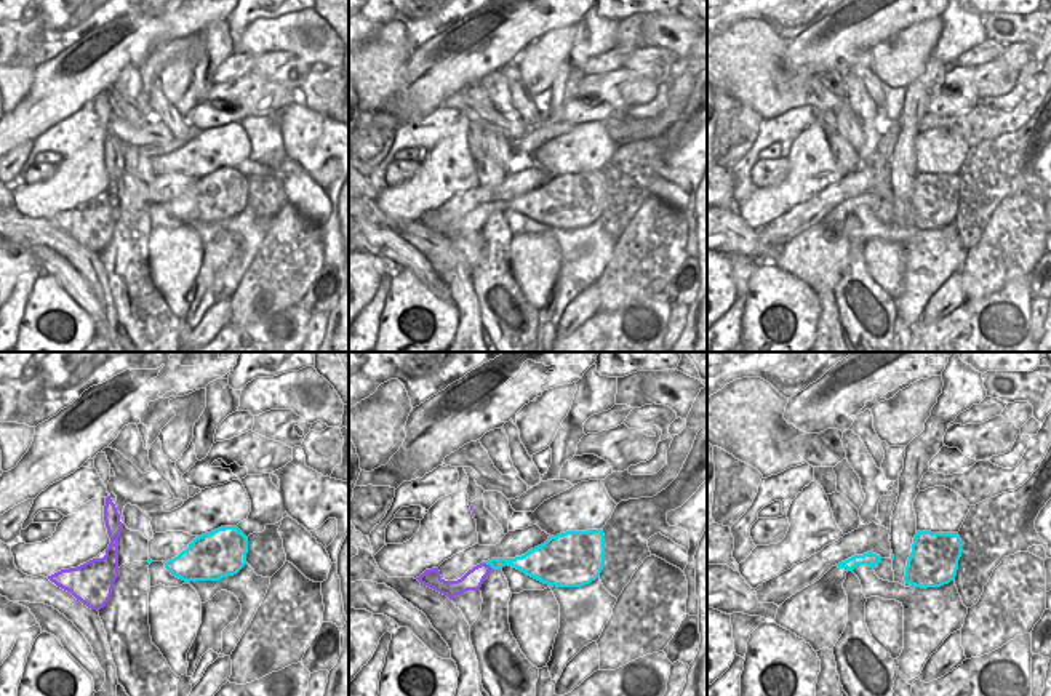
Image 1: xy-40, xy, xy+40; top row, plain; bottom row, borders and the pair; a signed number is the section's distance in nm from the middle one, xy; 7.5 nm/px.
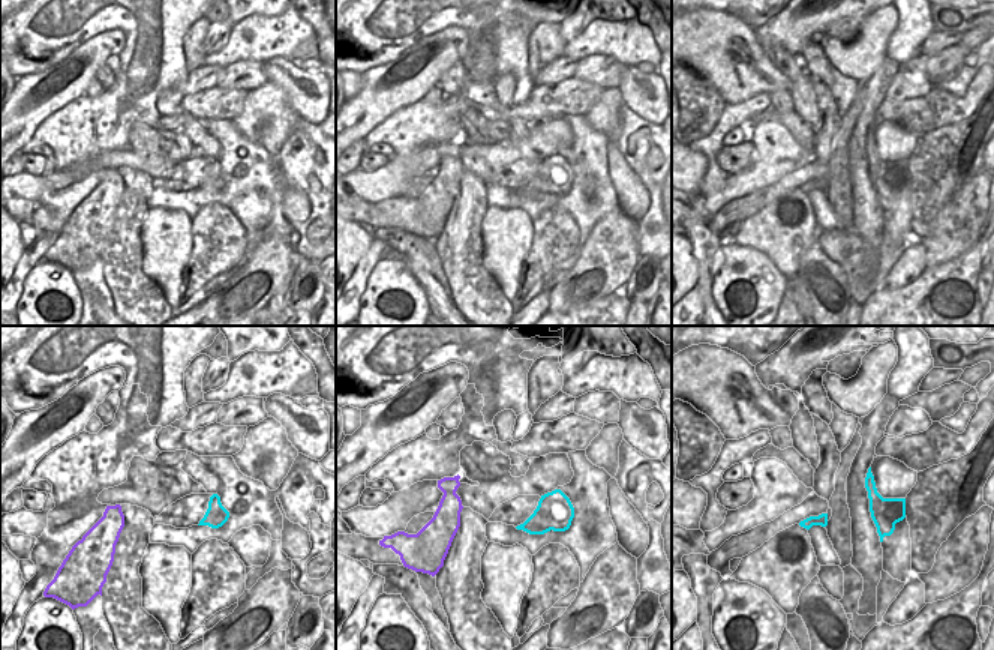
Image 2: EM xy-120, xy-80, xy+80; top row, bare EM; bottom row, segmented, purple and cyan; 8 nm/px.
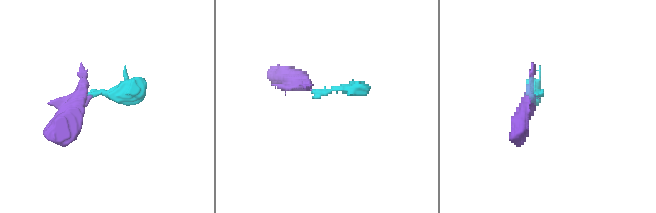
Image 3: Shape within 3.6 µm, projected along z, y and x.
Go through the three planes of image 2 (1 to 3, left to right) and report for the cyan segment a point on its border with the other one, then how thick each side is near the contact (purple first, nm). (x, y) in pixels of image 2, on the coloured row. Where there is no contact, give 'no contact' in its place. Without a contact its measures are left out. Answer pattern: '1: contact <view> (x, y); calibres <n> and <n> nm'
1: no contact
2: no contact
3: no contact

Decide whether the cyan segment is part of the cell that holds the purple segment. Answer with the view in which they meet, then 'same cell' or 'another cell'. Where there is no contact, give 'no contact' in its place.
xy | another cell

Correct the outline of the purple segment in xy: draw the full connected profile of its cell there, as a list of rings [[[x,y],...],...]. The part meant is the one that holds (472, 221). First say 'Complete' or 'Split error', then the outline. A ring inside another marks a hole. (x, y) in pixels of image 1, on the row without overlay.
Complete. [[[480,205],[469,211],[458,222],[445,222],[440,218],[438,210],[426,211],[419,219],[416,219],[421,226],[446,237],[453,242],[454,237],[464,235],[467,232],[480,232],[485,219],[490,216],[493,210],[486,205]]]

